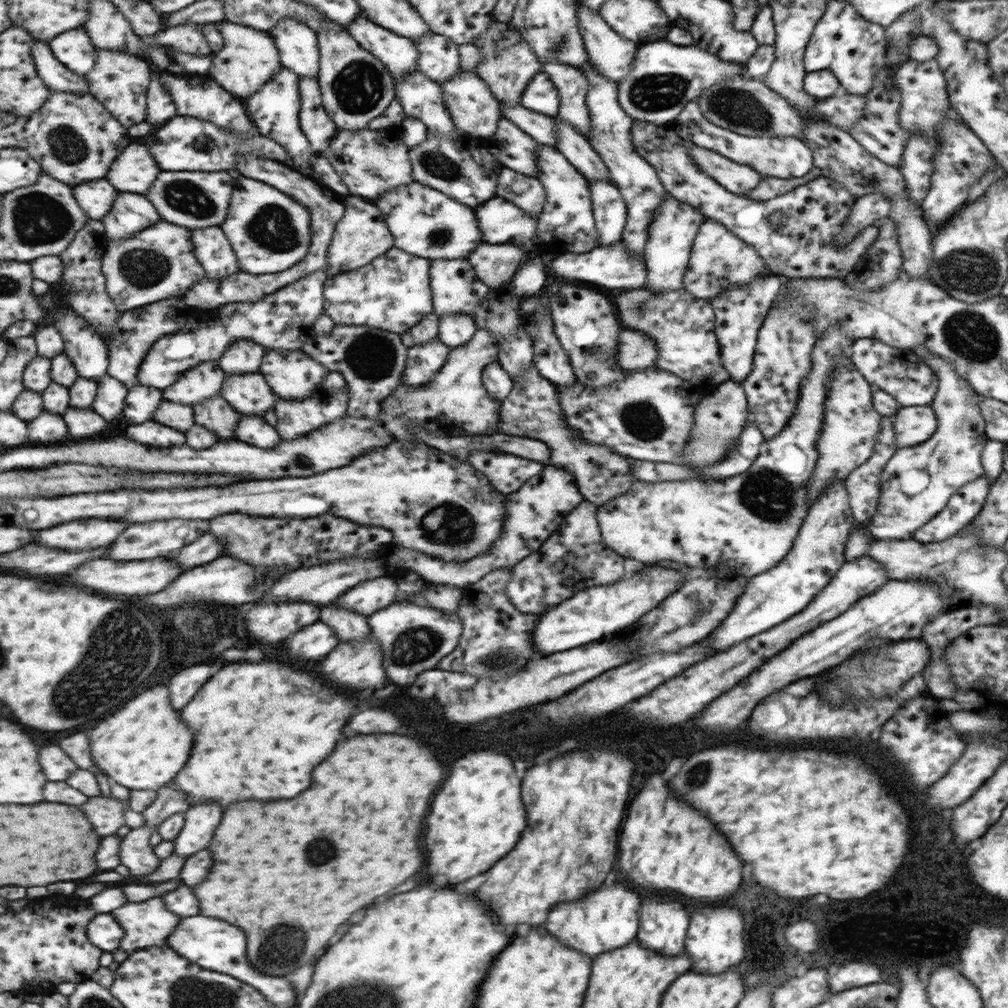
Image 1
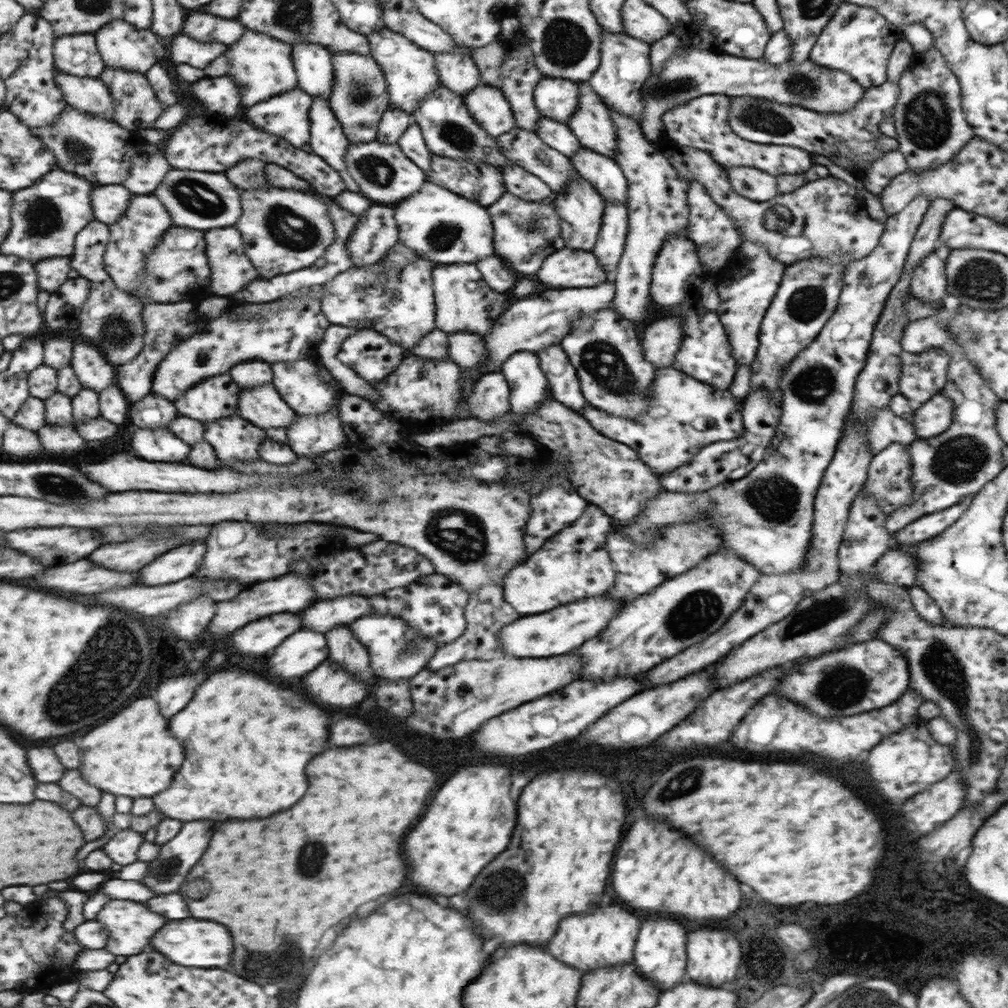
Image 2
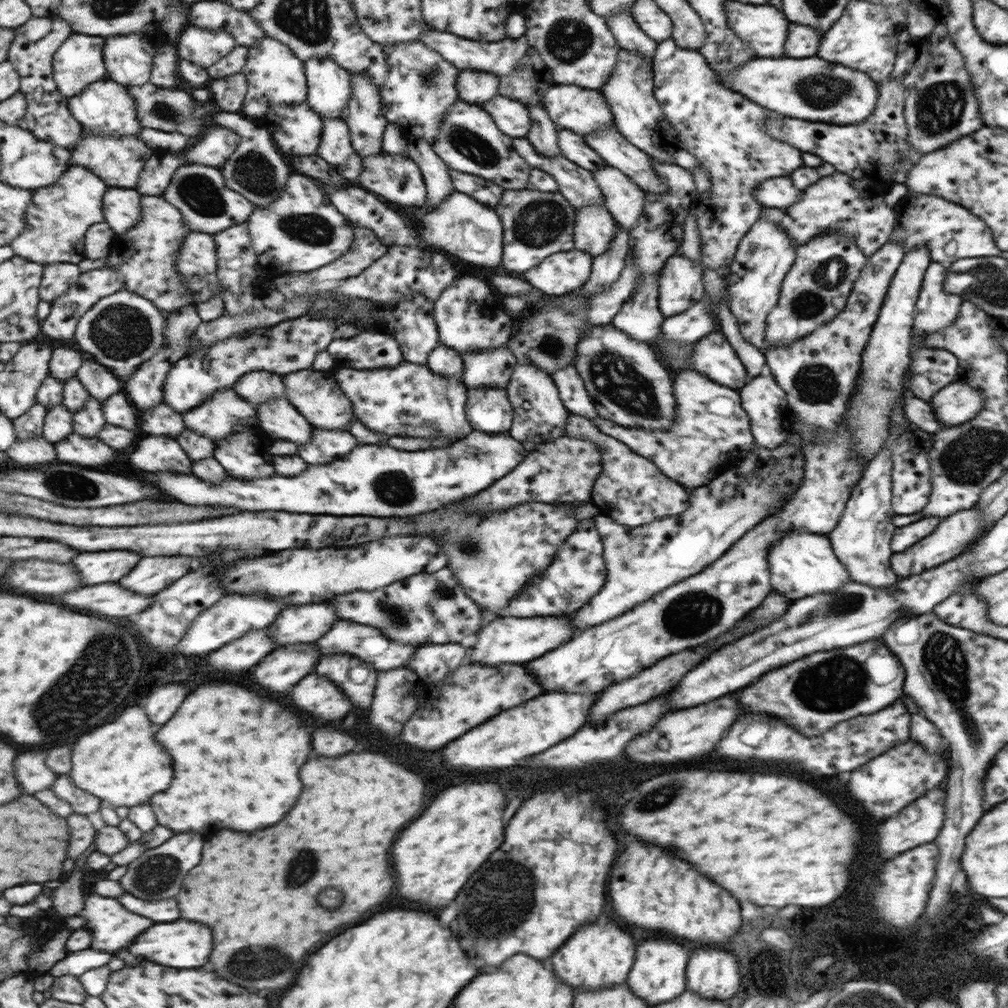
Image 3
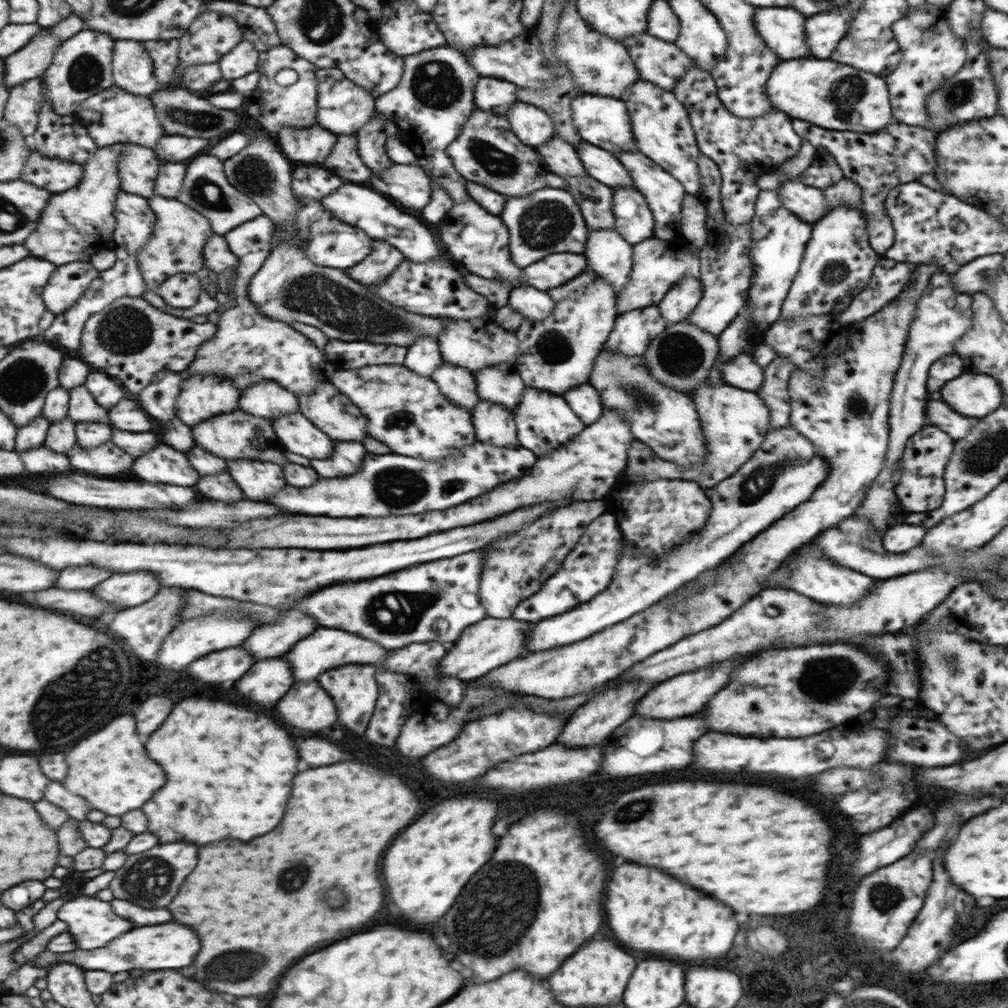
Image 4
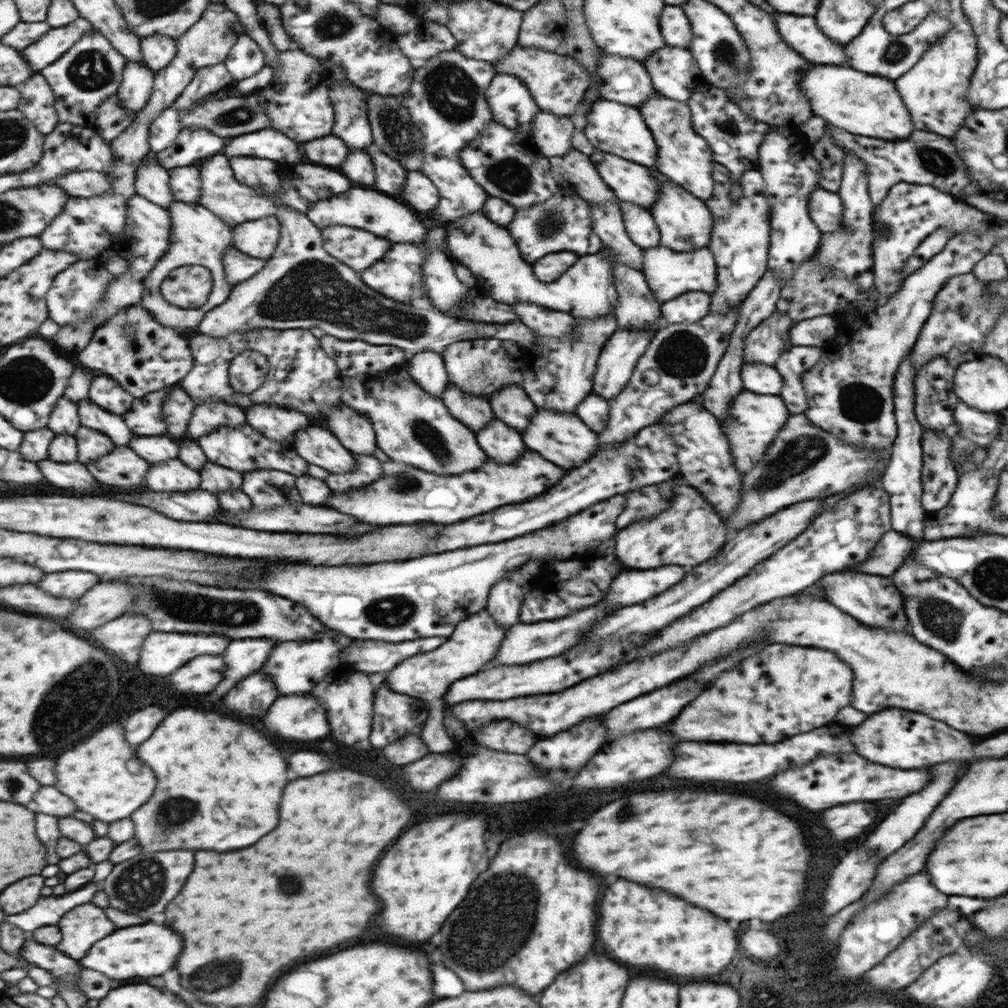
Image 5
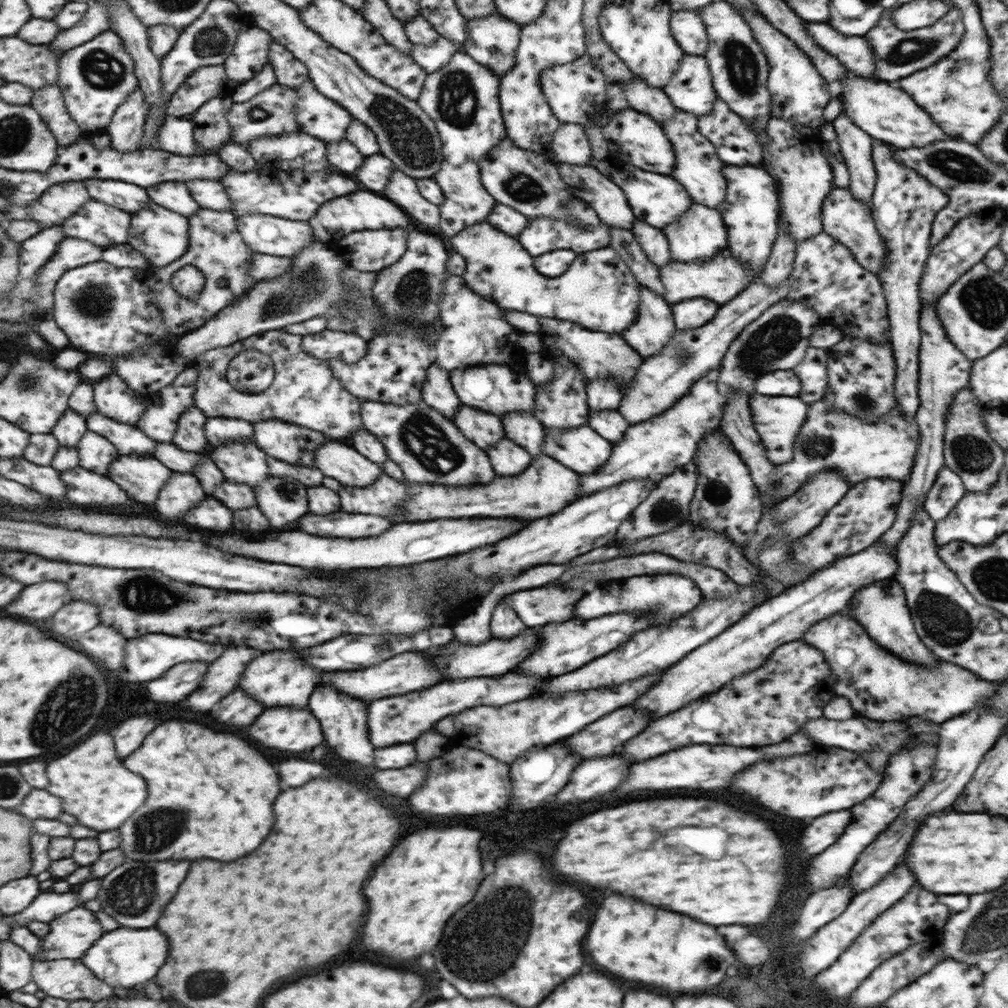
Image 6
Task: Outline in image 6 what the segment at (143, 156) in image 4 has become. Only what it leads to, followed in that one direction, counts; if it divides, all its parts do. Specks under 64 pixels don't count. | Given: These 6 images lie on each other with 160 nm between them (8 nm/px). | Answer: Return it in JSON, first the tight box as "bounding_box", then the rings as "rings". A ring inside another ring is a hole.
{"bounding_box":[146,182,203,218],"rings":[[[160,182],[146,189],[156,204],[187,218],[203,210],[186,182]]]}

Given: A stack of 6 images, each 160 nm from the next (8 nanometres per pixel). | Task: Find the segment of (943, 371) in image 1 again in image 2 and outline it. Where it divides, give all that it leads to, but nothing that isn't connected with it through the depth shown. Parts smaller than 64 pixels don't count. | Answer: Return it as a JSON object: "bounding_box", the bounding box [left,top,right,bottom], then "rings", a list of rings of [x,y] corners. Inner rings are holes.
{"bounding_box":[884,304,1005,534],"rings":[[[963,304],[953,309],[939,309],[934,316],[914,320],[904,326],[903,350],[910,354],[920,354],[933,348],[939,348],[949,355],[946,366],[945,387],[939,390],[955,406],[952,424],[943,433],[931,438],[921,438],[906,445],[910,462],[910,503],[886,514],[884,526],[893,534],[926,514],[948,509],[956,502],[973,496],[1004,467],[1001,452],[1005,445],[996,433],[996,406],[1001,400],[981,378],[980,371],[963,355],[960,346],[946,330],[946,322]]]}

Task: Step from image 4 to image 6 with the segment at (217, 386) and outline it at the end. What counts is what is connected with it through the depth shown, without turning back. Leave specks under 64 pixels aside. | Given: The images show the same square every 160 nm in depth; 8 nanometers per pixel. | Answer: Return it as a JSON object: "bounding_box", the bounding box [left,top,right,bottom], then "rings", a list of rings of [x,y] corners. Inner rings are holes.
{"bounding_box":[205,418,255,444],"rings":[[[209,418],[205,423],[205,434],[211,444],[223,444],[227,440],[255,439],[252,422],[240,418]]]}

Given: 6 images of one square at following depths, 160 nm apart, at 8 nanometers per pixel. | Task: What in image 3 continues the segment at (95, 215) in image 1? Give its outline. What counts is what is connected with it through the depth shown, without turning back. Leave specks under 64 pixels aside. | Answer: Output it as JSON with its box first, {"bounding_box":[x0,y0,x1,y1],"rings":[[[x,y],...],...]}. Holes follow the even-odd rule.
{"bounding_box":[104,186,143,236],"rings":[[[113,186],[108,188],[104,196],[105,220],[117,236],[124,235],[141,220],[143,196],[137,189]]]}

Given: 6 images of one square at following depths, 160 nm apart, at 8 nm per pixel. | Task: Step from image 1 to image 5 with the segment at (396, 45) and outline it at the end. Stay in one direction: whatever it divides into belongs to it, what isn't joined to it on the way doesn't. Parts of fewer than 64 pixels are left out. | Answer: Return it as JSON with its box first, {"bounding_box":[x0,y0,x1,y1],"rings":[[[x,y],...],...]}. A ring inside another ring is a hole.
{"bounding_box":[397,50,495,226],"rings":[[[457,50],[443,51],[419,66],[408,92],[397,96],[401,107],[409,111],[411,122],[421,131],[420,172],[436,186],[439,200],[433,214],[442,226],[481,211],[487,201],[489,194],[465,170],[458,152],[473,138],[479,138],[485,132],[484,126],[493,121],[487,90],[495,76],[492,63],[469,58]]]}

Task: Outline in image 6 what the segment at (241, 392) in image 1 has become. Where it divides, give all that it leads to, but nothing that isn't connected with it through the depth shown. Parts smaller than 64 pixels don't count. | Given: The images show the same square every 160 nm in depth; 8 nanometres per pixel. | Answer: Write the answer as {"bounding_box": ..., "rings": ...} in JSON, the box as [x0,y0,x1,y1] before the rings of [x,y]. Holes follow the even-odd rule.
{"bounding_box":[316,442,383,486],"rings":[[[325,442],[316,452],[316,464],[321,472],[349,486],[369,486],[383,472],[380,463],[373,464],[372,459],[341,442]]]}

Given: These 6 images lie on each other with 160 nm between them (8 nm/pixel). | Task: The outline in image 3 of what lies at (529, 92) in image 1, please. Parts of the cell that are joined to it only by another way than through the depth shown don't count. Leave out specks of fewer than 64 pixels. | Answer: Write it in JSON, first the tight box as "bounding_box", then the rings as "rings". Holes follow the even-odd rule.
{"bounding_box":[543,83,613,137],"rings":[[[553,83],[543,94],[543,107],[545,107],[543,110],[558,129],[571,130],[581,137],[613,125],[609,104],[605,103],[603,95],[596,90]]]}

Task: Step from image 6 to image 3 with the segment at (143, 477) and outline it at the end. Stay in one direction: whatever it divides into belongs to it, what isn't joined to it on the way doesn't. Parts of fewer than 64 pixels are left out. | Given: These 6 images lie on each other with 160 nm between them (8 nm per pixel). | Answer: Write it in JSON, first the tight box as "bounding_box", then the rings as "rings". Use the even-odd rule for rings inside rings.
{"bounding_box":[54,432,115,466],"rings":[[[73,432],[65,440],[54,445],[58,458],[63,463],[105,466],[115,460],[115,450],[96,436],[84,437]]]}

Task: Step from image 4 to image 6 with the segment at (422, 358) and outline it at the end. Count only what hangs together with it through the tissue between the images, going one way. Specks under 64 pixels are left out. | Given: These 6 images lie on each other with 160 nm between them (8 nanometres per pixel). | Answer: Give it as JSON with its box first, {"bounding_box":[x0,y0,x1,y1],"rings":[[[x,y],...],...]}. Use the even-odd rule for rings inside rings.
{"bounding_box":[421,363,461,421],"rings":[[[435,363],[427,368],[427,377],[424,380],[421,401],[433,407],[450,421],[452,421],[456,410],[461,406],[456,391],[452,389],[448,372]]]}

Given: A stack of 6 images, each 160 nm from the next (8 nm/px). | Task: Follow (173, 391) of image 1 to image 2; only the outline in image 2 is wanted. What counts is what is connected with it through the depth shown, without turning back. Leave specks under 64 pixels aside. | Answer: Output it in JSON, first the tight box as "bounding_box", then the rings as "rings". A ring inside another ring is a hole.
{"bounding_box":[175,373,242,421],"rings":[[[230,373],[213,375],[192,386],[175,400],[181,414],[201,421],[221,420],[238,414],[239,395],[242,389]]]}

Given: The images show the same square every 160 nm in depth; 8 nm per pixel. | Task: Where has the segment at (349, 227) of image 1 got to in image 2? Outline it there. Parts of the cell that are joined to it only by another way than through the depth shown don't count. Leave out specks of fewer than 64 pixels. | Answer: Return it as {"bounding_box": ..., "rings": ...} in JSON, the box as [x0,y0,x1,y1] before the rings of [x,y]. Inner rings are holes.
{"bounding_box":[347,204,399,267],"rings":[[[375,204],[360,217],[347,246],[354,264],[366,267],[379,263],[398,241],[399,230],[391,206]]]}

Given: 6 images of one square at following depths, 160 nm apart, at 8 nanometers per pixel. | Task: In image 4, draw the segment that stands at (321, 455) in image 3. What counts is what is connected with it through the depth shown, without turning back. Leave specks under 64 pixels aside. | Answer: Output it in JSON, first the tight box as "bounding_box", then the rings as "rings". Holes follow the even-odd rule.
{"bounding_box":[310,441,368,478],"rings":[[[336,441],[337,448],[330,459],[311,459],[310,466],[317,468],[323,478],[355,474],[368,455],[362,442]]]}

